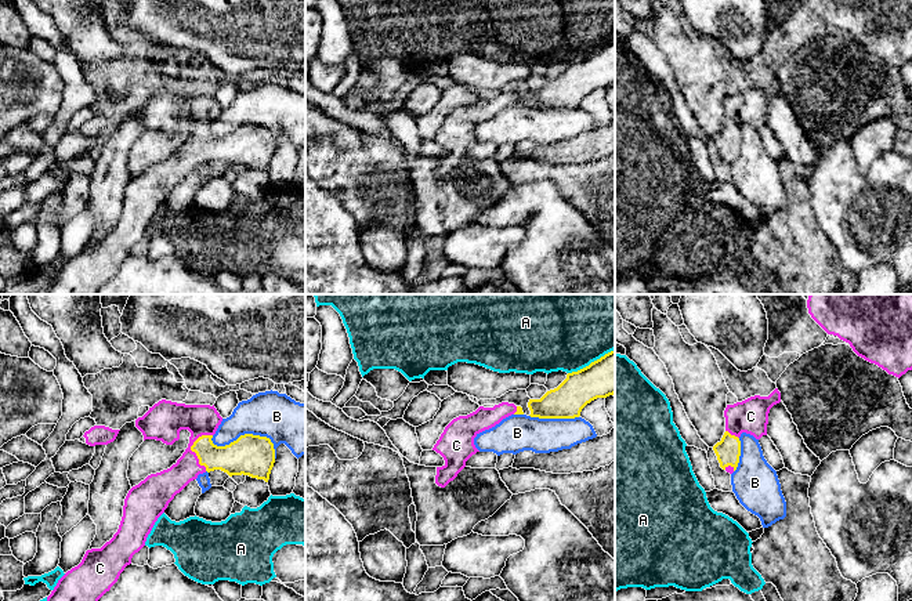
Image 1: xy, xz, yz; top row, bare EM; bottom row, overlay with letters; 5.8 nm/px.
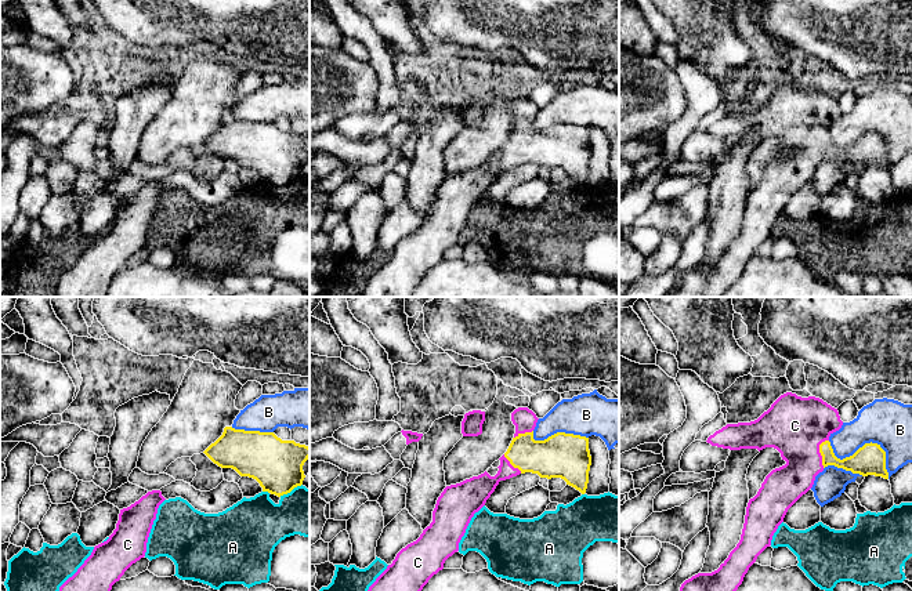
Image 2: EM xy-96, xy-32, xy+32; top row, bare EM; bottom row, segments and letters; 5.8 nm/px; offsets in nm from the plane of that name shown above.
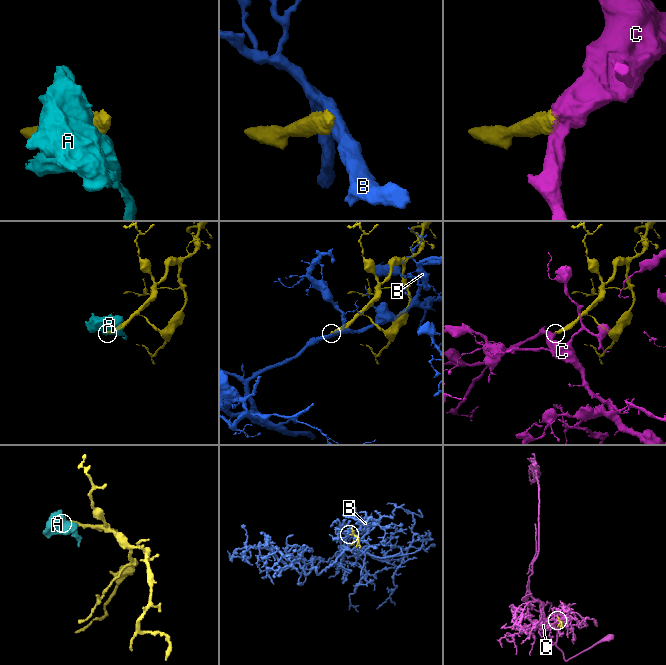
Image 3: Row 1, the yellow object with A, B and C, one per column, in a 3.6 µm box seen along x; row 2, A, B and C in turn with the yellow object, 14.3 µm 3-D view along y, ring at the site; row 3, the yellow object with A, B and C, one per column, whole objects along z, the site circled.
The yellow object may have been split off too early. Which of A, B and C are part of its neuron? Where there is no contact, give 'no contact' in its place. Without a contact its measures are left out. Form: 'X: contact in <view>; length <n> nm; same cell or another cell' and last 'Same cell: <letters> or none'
A: contact in xz; length 300 nm; another cell
B: contact in xy; length 400 nm; another cell
C: contact in xy; length 220 nm; same cell
Same cell: C

